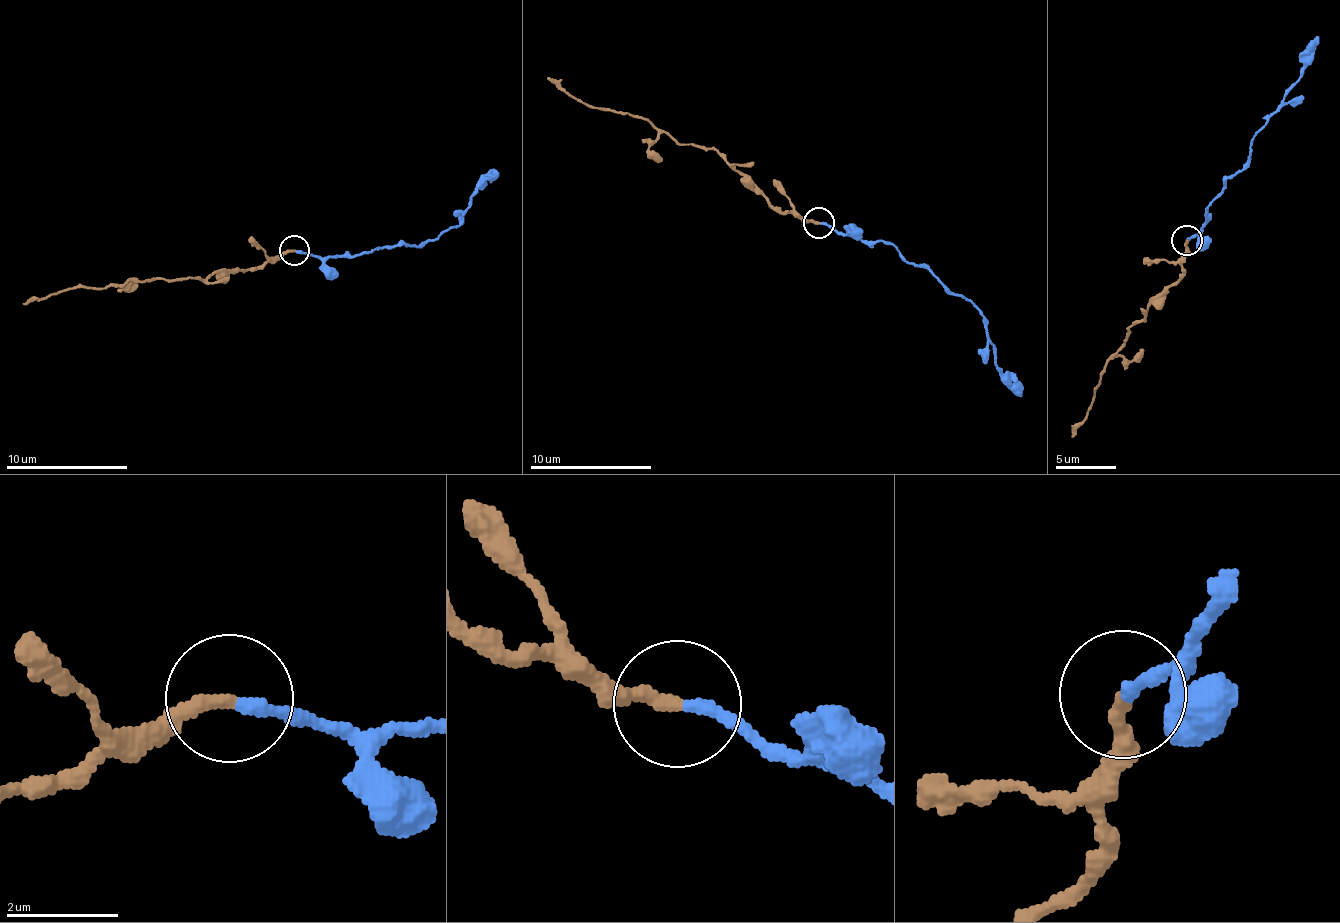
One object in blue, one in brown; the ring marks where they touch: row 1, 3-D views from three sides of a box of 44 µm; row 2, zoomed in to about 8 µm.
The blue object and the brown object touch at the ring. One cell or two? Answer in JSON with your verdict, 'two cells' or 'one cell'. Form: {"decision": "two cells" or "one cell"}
{"decision": "two cells"}

